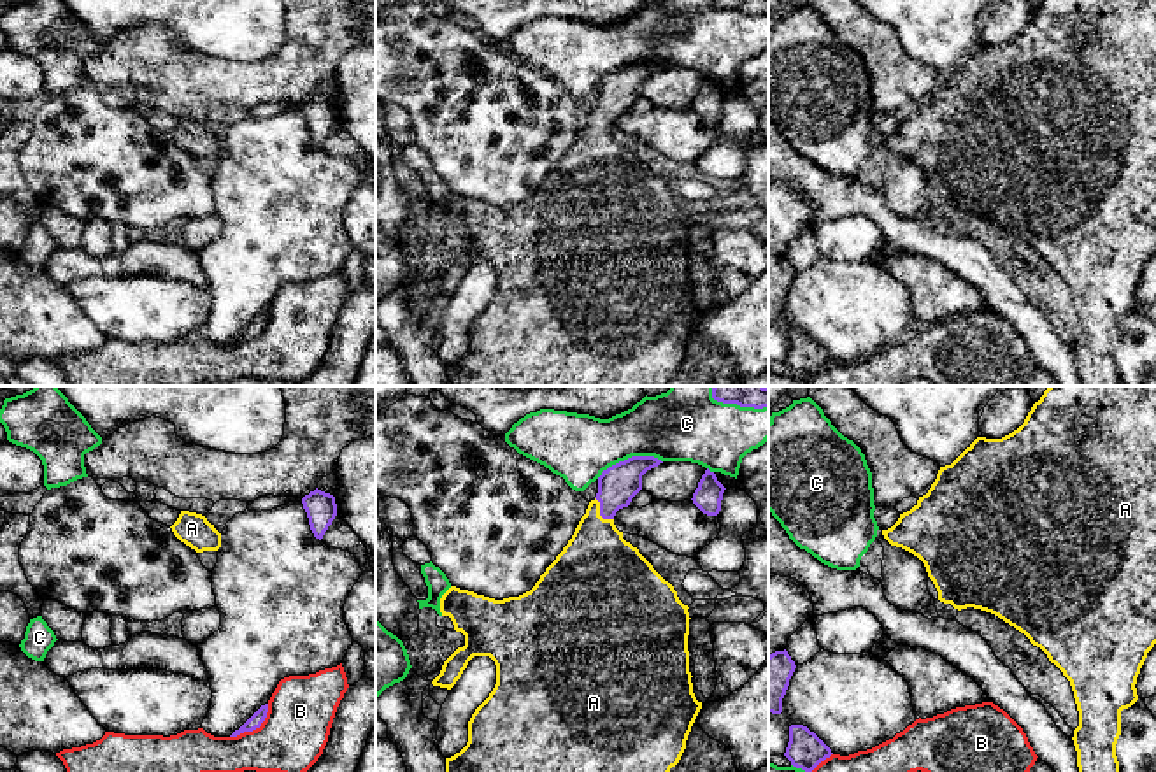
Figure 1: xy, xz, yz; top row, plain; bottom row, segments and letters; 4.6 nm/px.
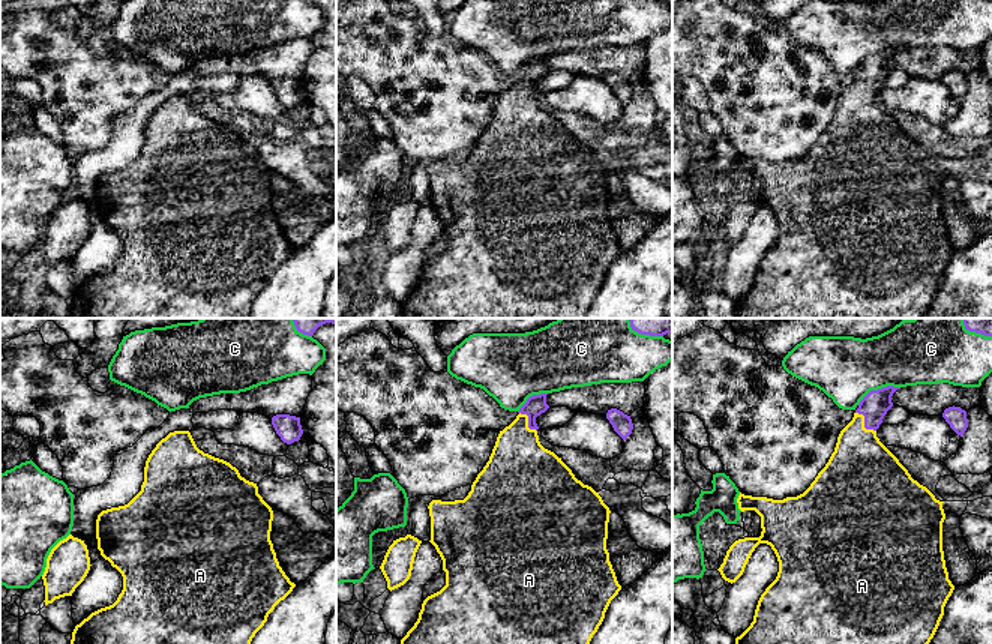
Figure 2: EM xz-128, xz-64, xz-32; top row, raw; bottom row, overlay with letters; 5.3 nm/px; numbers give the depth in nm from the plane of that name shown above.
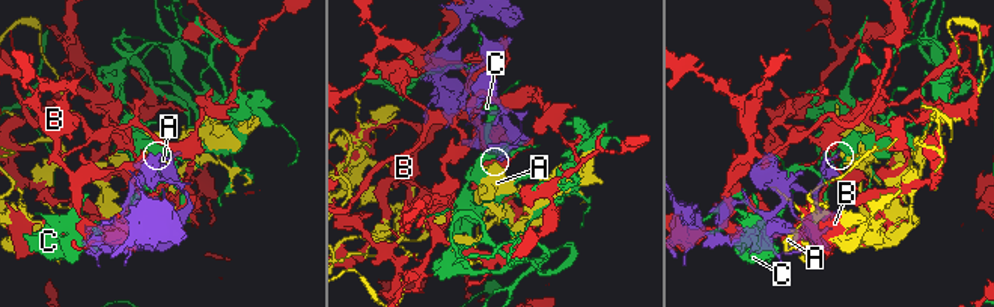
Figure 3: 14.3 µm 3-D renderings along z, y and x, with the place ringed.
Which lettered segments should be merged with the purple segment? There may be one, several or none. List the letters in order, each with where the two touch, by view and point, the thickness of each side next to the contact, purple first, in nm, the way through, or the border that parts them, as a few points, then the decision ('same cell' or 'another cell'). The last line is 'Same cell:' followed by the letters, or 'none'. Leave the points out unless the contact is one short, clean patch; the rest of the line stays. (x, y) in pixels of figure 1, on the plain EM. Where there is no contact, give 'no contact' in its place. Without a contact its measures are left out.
A: contact xz (600, 120); calibres 180 and 360 nm; way xz (618, 92), (600, 120), (597, 132), (597, 174); same cell
B: contact xy (255, 335); calibres 70 and 300 nm; another cell
C: contact xz (628, 65); calibres 180 and 320 nm; another cell
Same cell: A

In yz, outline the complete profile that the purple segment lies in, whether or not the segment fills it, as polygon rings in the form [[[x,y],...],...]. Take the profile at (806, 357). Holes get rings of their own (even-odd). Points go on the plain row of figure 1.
[[[789,333],[789,349],[784,363],[791,368],[793,374],[810,381],[821,368],[824,368],[831,361],[831,356],[807,333]]]

